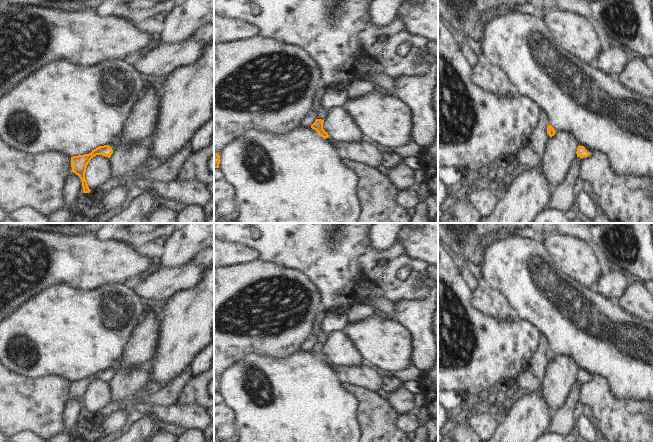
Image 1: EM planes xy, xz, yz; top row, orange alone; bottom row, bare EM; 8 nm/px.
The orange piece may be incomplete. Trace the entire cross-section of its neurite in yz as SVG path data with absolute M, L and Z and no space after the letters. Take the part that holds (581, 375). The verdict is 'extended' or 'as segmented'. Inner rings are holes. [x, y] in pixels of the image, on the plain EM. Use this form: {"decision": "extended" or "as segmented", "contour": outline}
{"decision": "extended", "contour": "M579 368L577 372L577 381L580 381L580 382L588 381L592 377L593 375L590 372L588 372L583 368Z"}

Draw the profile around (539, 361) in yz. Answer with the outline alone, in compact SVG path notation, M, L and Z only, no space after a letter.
M540 332L539 344L529 360L527 369L542 379L545 376L547 367L550 362L547 356L547 351L550 349L550 347L551 345L548 341L547 336Z

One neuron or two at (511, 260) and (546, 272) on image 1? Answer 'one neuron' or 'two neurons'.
one neuron

